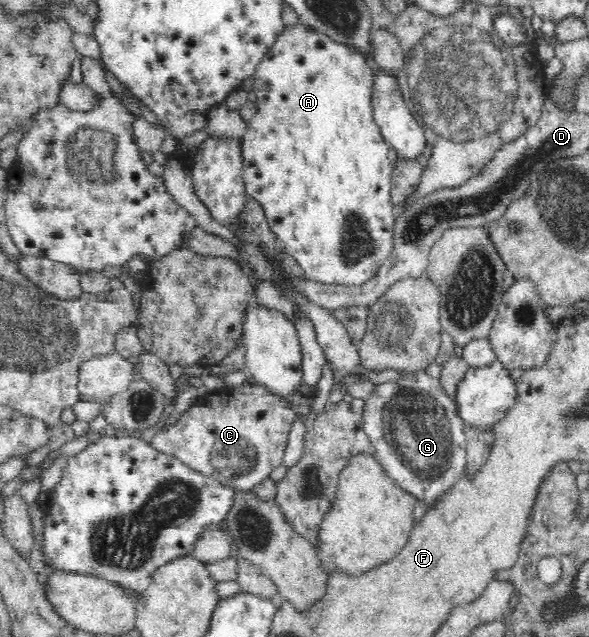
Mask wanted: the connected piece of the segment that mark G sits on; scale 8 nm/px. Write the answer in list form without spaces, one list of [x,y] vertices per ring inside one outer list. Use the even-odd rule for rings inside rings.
[[[417,372],[413,378],[378,384],[376,391],[365,401],[361,415],[364,424],[362,428],[369,435],[374,455],[385,472],[401,488],[416,496],[419,501],[424,501],[427,506],[463,472],[467,462],[464,420],[458,415],[456,402],[449,398],[437,379],[424,372]]]

